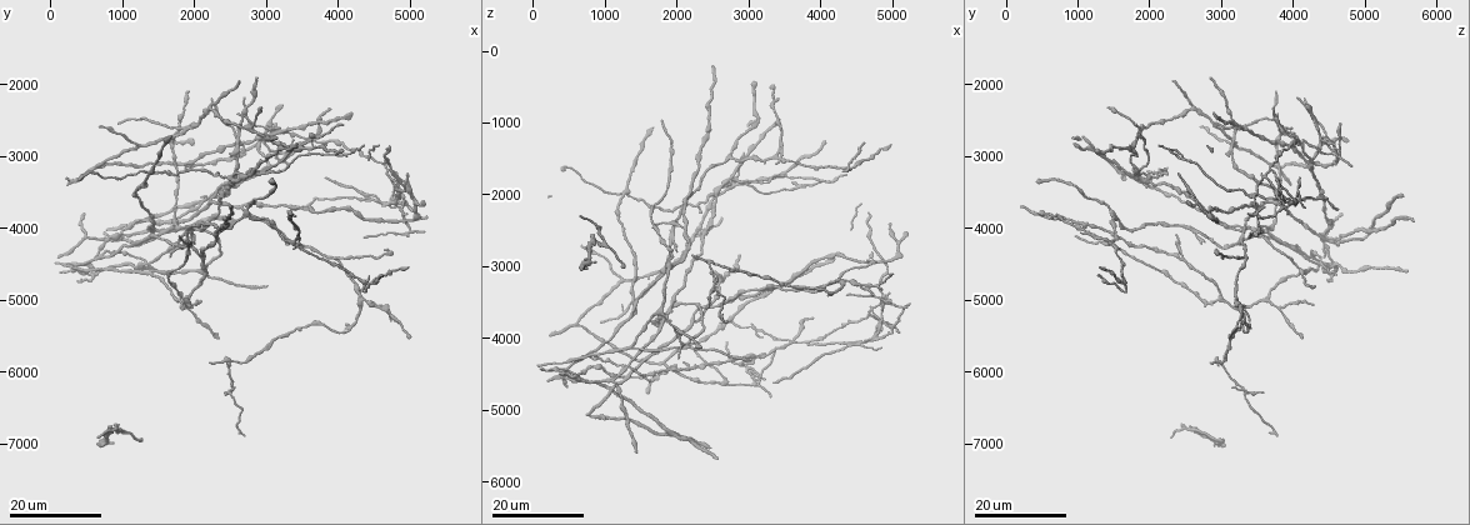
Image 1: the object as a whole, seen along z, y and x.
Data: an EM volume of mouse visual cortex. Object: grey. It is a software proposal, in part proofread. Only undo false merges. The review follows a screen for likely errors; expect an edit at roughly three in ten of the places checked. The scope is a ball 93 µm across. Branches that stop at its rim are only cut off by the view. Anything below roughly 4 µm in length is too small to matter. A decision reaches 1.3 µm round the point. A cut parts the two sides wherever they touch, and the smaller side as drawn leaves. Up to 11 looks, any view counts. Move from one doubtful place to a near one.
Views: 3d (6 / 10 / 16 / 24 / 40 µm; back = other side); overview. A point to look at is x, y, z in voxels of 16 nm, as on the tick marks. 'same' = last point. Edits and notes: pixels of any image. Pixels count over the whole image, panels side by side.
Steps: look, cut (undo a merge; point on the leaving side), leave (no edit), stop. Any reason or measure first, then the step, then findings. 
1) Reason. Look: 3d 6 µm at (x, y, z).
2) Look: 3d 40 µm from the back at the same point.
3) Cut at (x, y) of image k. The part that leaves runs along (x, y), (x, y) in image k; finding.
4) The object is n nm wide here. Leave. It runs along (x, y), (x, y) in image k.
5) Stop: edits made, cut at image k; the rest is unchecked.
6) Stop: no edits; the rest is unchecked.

Three-way junction. Look: 3d 16 µm at (1250, 2800, 3150).

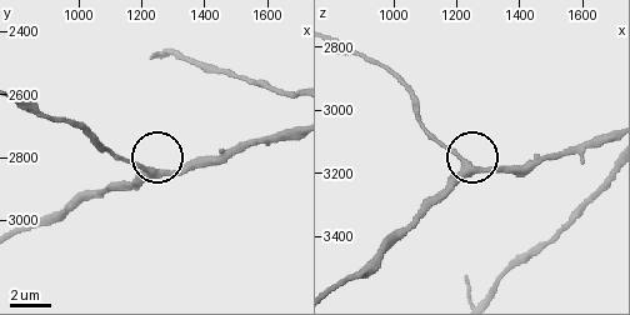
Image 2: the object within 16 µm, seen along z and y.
Look: 3d 6 µm at (1220, 2840, 3180).

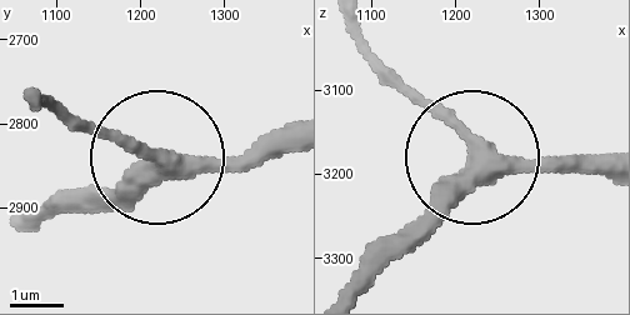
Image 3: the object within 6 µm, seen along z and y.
Leave. It runs along (290, 126), (223, 154), (141, 154), (65, 118) in image 3; one neuron here.

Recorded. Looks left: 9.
A fork. Look: 3d 16 µm at (2250, 2350, 2600).

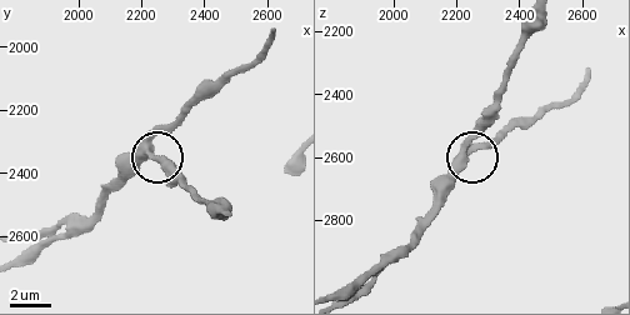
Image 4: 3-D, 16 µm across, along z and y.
Closer look. Look: 3d 10 µm at (2220, 2300, 2600).

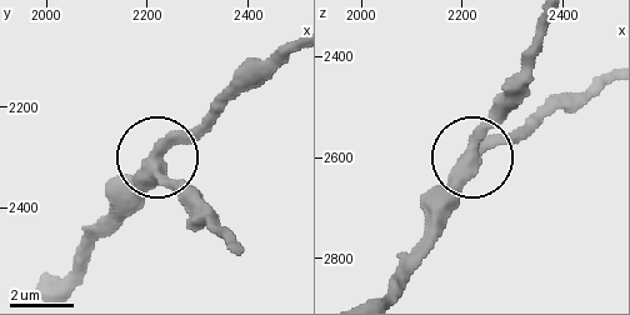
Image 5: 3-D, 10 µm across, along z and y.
The object is 360 nm wide here. Leave. It runs along (238, 239), (160, 161), (214, 108) in image 5; one neuron here.

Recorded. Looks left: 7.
Side arm on a straight run. Look: 3d 24 µm at (2650, 2950, 4650).

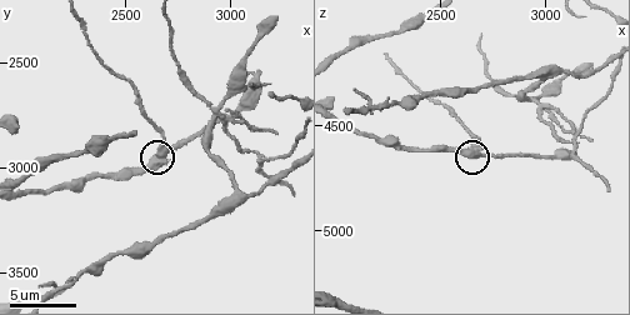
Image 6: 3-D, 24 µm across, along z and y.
Look: 3d 6 µm at (2690, 2940, 4630).

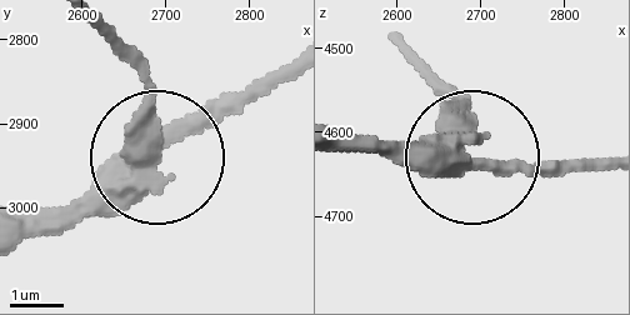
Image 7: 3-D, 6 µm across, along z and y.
Cut at (146, 114) of image 7. The part that leaves runs along (144, 173), (144, 96), (103, 29) in image 7; a second neuron is stuck on.

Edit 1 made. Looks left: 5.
Looks like a crossing. Look: 3d 16 µm at (2940, 2740, 4370).

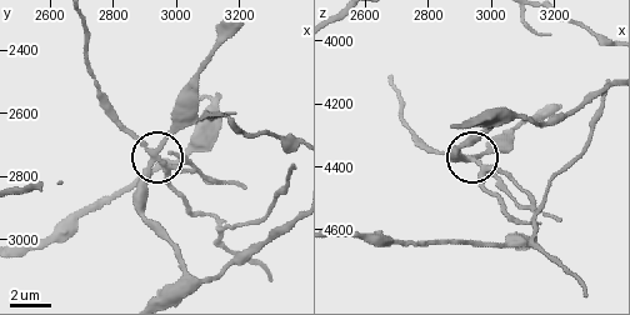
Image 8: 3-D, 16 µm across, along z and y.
Cut at (178, 169) of image 8. The part that leaves runs along (154, 154), (189, 208), (219, 228), (260, 218), (294, 164) in image 8; two neurons meet here.

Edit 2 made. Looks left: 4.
Three-way junction. Look: 3d 16 µm at (2100, 4400, 2450).

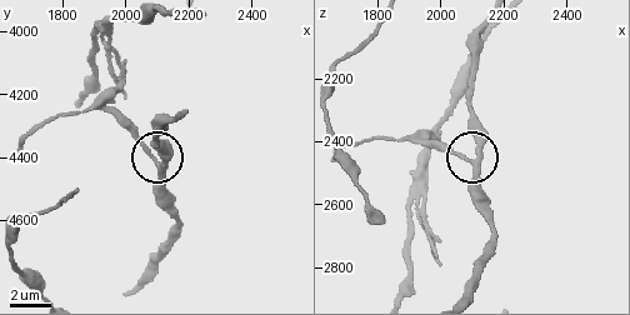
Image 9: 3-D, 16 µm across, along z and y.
Closer look. Look: 3d 6 µm at (2110, 4420, 2460).

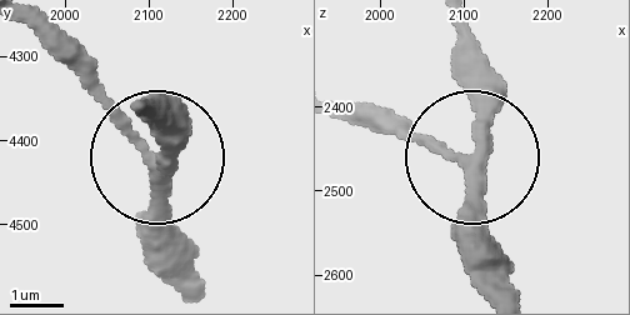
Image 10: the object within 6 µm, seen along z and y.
3 arms meet here. Leave. It runs along (196, 286), (169, 170), (44, 40) in image 10; continuous, no second neuron.

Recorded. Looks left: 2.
Stop: edits made, cut at image 7, cut at image 8; the rest is unchecked.

